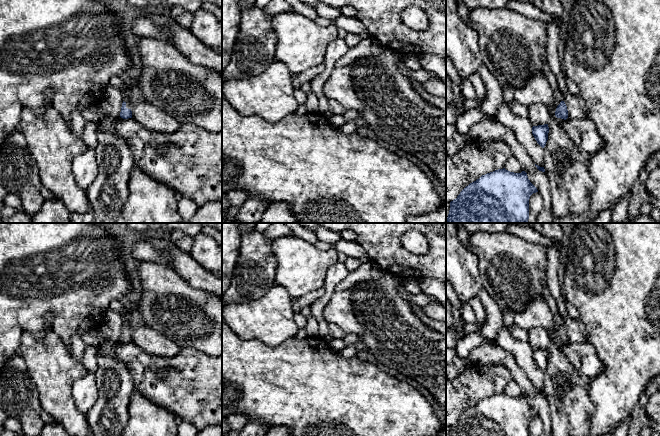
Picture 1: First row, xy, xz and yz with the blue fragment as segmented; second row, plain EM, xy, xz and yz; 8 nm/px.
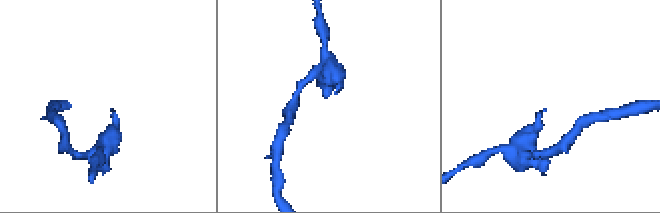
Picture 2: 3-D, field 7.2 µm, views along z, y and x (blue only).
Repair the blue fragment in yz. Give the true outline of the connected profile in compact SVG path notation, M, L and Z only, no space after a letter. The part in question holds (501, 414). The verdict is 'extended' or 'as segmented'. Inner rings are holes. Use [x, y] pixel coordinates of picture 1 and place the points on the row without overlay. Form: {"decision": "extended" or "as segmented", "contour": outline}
{"decision": "as segmented", "contour": "M503 393L482 399L466 410L456 423L450 426L449 436L529 436L529 423L537 412L528 403L527 397L514 397Z"}

